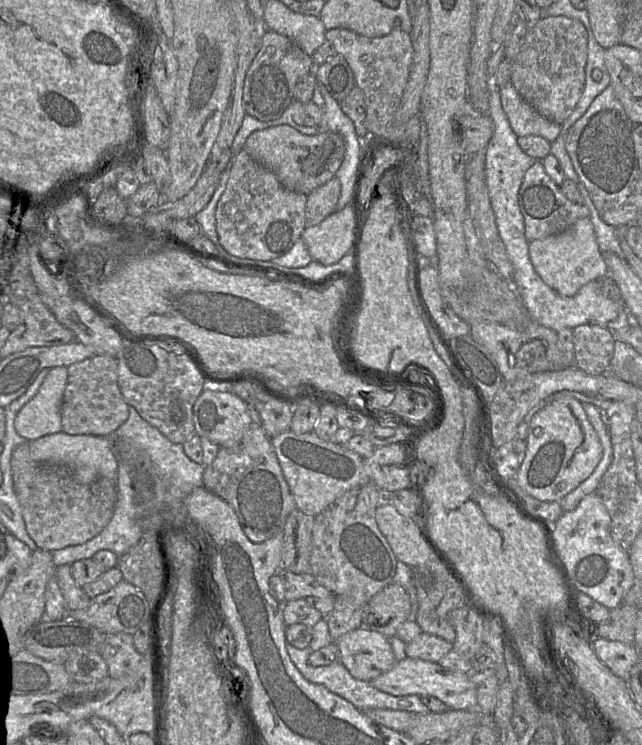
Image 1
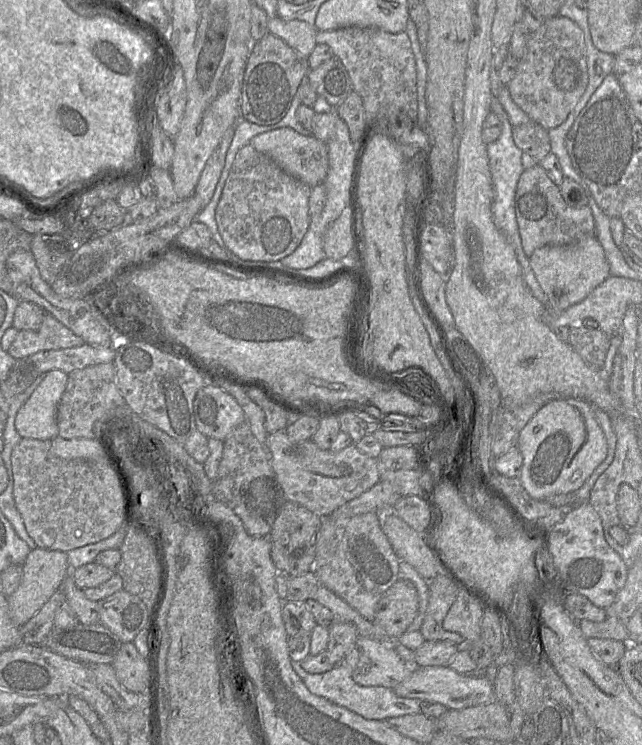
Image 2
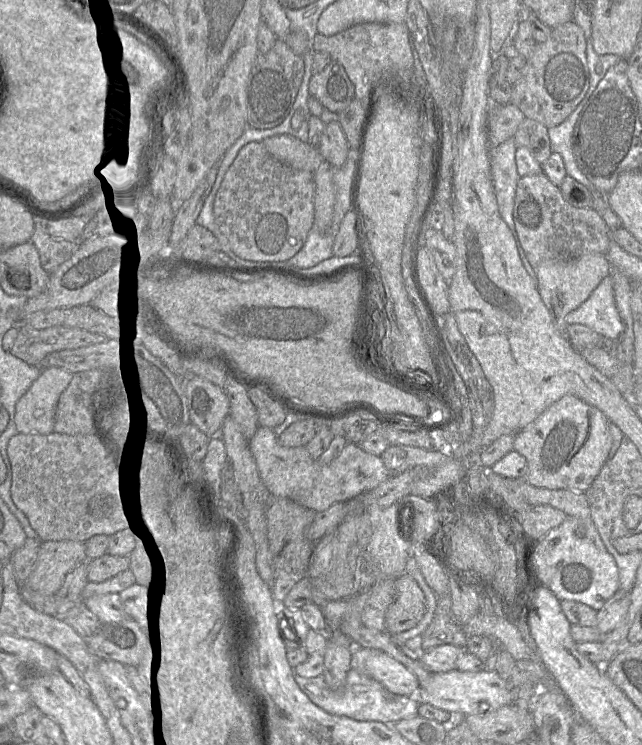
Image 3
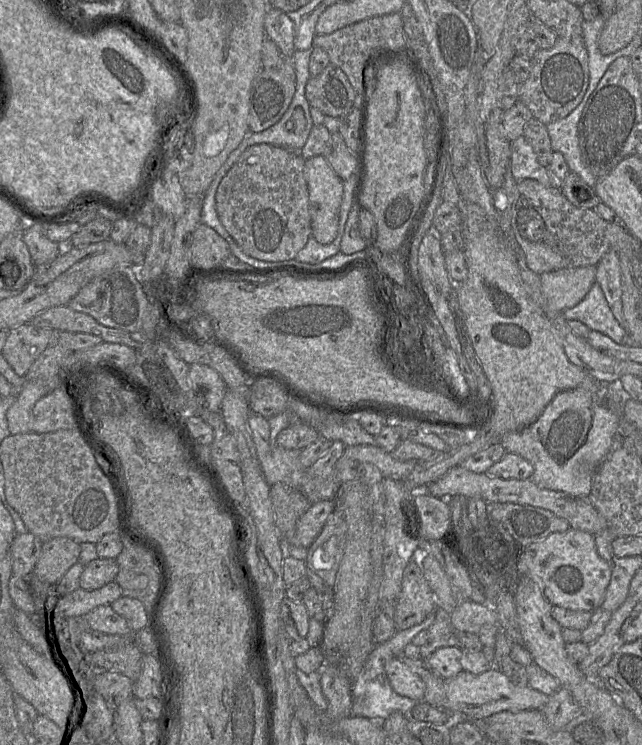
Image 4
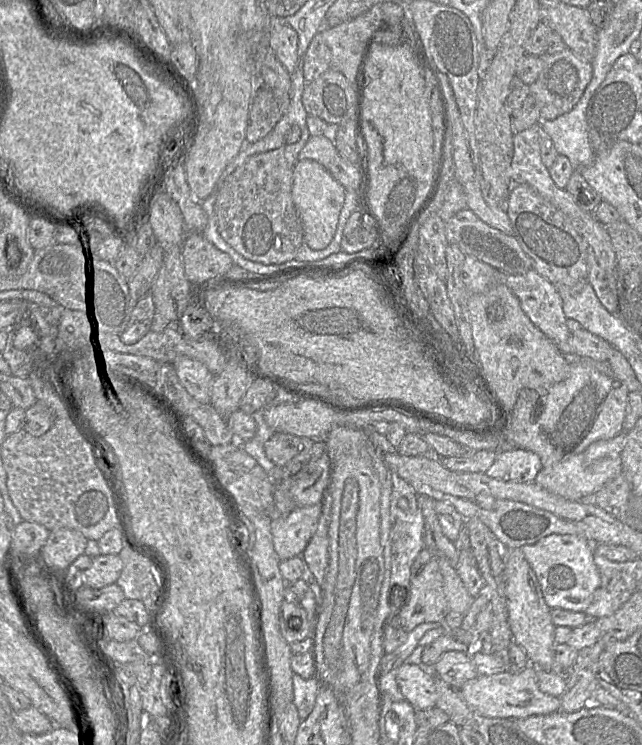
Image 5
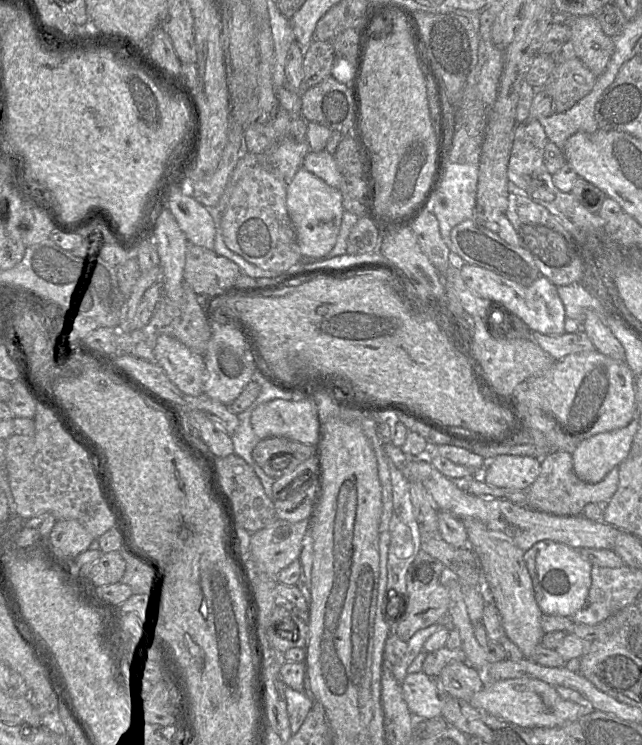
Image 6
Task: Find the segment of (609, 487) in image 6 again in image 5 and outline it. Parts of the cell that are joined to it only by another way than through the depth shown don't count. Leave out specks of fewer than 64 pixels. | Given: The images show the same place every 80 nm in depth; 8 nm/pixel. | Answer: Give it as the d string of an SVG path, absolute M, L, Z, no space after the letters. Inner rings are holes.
M581 452L551 466L542 467L534 482L568 500L579 501L595 494L605 483L620 474L620 456L606 456L589 464Z

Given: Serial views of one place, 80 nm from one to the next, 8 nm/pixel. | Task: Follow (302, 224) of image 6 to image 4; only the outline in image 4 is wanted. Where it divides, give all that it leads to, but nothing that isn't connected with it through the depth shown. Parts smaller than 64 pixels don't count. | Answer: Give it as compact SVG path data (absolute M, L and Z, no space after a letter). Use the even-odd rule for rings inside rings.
M323 155L305 161L304 177L309 196L312 237L319 244L330 244L338 234L343 181Z

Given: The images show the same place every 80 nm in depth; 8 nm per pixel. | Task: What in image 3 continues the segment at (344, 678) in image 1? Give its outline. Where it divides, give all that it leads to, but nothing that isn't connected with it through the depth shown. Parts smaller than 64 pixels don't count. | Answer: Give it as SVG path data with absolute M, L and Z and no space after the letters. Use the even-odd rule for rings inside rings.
M294 667L294 677L302 691L318 707L329 714L346 716L358 721L377 721L392 724L402 719L417 715L419 706L415 699L390 692L378 681L351 669L343 686L331 689L325 682L323 675L305 677Z

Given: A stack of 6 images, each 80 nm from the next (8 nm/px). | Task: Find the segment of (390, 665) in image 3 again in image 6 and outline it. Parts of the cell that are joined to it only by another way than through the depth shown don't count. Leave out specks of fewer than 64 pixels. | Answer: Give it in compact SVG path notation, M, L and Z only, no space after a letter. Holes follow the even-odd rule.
M423 672L410 673L401 682L405 703L415 719L429 719L441 716L449 696L437 679Z

